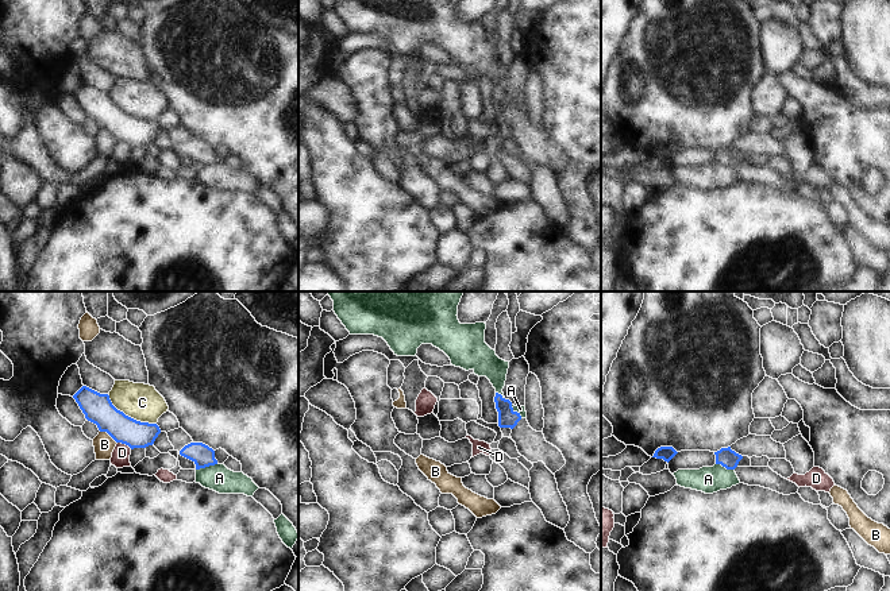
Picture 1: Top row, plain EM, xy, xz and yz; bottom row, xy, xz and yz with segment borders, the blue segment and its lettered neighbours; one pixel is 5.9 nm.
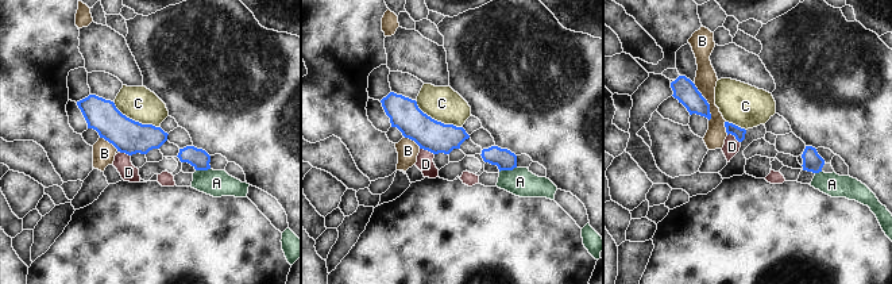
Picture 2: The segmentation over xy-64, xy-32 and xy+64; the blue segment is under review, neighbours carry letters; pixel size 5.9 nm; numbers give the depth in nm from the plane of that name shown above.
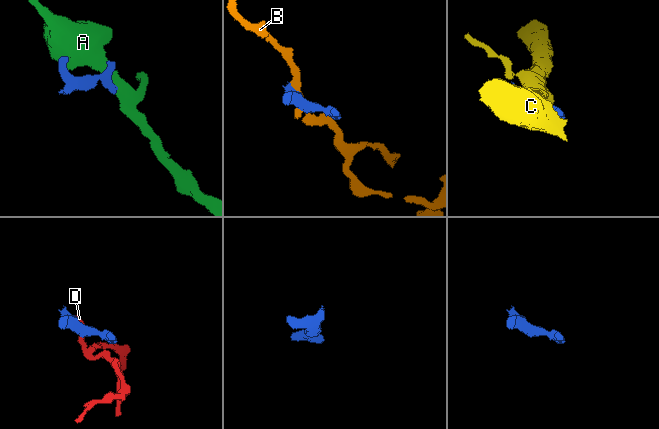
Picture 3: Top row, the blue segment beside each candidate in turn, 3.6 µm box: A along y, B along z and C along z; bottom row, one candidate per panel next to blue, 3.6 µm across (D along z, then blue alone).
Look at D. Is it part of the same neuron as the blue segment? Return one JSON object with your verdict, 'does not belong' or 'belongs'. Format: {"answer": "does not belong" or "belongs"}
{"answer": "does not belong"}

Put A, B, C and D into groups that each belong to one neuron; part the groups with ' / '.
A / B / C / D

